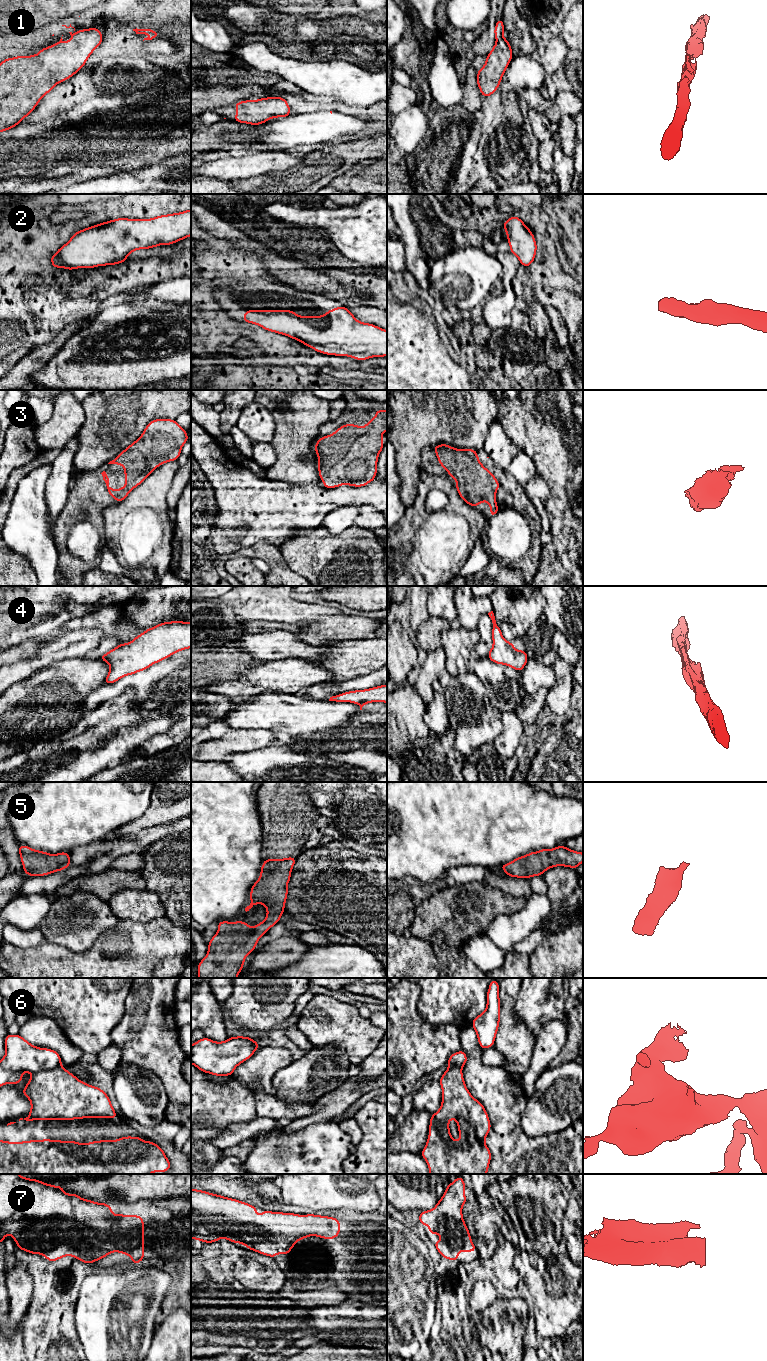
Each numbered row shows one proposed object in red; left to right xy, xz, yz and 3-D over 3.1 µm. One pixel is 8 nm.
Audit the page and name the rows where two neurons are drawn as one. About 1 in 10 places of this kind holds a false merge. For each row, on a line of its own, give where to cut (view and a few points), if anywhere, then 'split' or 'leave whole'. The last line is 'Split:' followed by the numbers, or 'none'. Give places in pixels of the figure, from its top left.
1: no cut; leave whole
2: no cut; leave whole
3: no cut; leave whole
4: no cut; leave whole
5: no cut; leave whole
6: no cut; leave whole
7: no cut; leave whole
Split: none

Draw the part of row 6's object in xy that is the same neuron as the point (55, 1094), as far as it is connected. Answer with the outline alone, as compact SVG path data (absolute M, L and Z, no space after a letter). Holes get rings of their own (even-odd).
M7 1034L5 1037L5 1056L0 1060L0 1087L7 1082L16 1085L21 1082L24 1072L32 1074L29 1082L22 1090L31 1103L26 1121L33 1120L73 1120L88 1118L117 1118L109 1096L100 1088L80 1081L76 1076L67 1071L61 1064L58 1052L39 1048L21 1035Z

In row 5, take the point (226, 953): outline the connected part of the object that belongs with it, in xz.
M296 857L265 859L260 878L250 890L249 911L255 904L264 904L266 918L255 927L244 921L218 922L218 932L208 943L208 953L197 966L198 978L237 978L245 958L255 950L261 936L280 921L285 911L287 886Z

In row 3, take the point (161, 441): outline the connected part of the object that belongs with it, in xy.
M176 420L150 421L142 435L108 463L124 466L125 487L112 489L106 472L101 473L108 494L116 502L123 501L155 468L169 461L177 461L186 442L188 433Z

